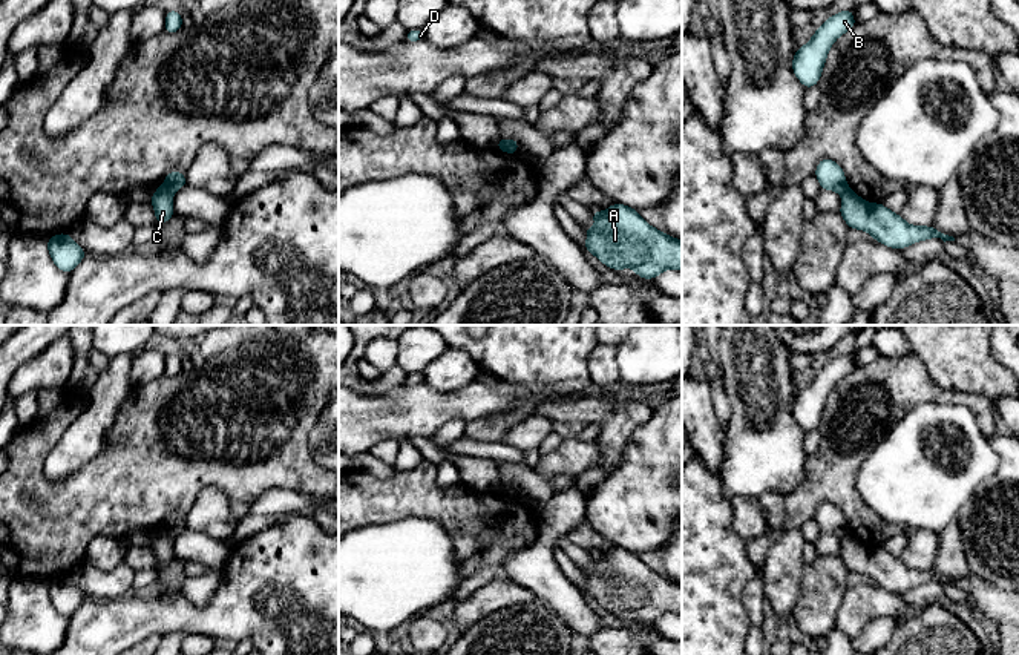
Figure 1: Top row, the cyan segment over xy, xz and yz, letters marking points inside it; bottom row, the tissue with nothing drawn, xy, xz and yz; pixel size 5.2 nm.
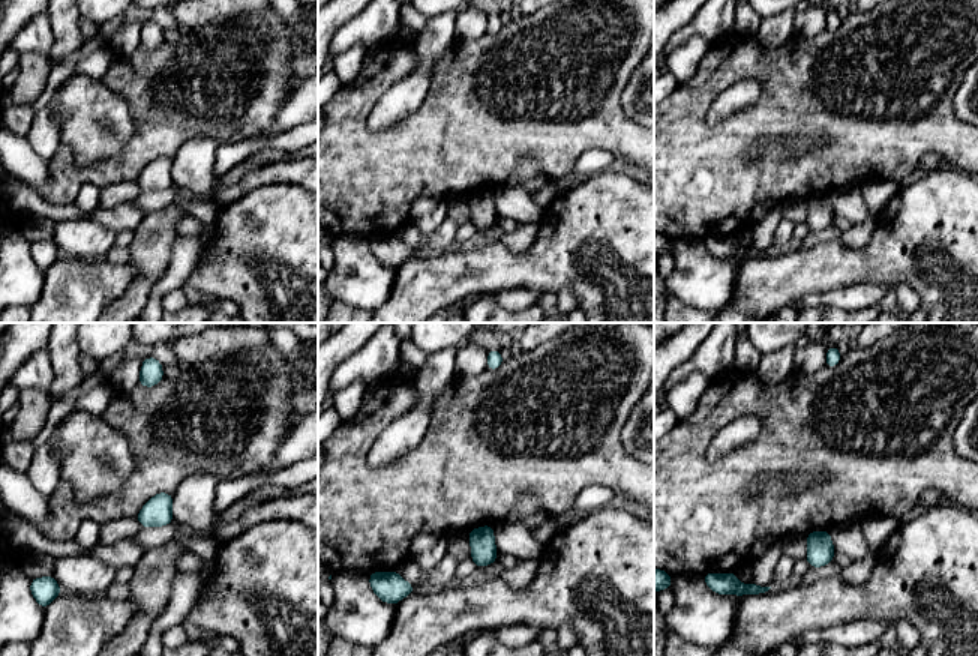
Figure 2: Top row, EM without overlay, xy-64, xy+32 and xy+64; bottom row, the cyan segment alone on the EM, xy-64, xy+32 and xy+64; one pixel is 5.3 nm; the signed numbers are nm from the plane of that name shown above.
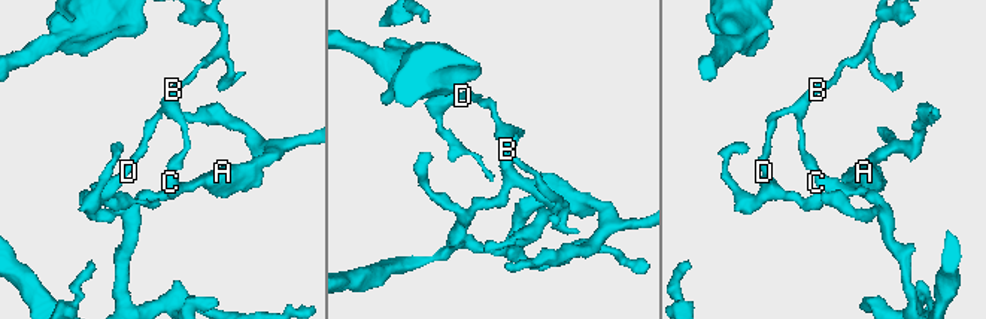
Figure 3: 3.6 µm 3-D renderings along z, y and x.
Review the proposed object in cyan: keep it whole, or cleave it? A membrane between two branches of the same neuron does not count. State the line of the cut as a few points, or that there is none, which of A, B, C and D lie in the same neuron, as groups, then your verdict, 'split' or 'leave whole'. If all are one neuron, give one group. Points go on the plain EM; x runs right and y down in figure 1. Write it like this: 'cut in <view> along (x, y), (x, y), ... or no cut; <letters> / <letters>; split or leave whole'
cut in xy along (163, 529), (172, 537); A C / B D; split

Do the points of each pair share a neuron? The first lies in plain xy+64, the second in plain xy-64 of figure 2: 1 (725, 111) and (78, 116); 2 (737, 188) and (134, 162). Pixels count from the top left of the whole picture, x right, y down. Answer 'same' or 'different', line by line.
1: different
2: same

